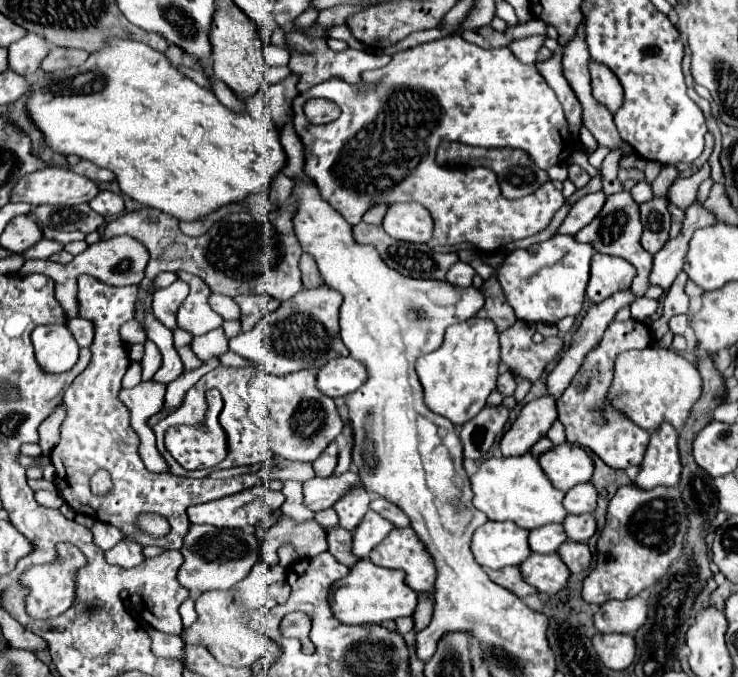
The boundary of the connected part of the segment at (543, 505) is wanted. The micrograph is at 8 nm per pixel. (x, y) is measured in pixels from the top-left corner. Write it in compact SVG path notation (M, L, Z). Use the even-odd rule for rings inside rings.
M529 453L521 457L491 457L483 461L475 475L469 477L473 505L491 521L513 521L519 527L535 529L547 523L563 523L567 511L561 507L563 491L555 489L541 471L537 459Z

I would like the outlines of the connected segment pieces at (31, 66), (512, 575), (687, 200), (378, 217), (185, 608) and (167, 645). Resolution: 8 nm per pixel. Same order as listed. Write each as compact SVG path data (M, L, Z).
M27 33L9 47L9 69L21 77L31 77L39 69L39 63L49 53L49 49L51 47L43 37Z
M505 567L505 569L501 569L501 571L493 571L493 569L485 569L485 571L487 571L487 575L489 575L497 585L509 589L509 591L515 593L519 599L523 599L523 597L527 597L527 595L533 595L533 593L537 591L535 587L531 587L529 583L523 581L523 577L521 577L521 573L519 573L517 567Z
M703 163L697 171L691 173L691 177L679 177L671 189L669 189L669 201L675 203L677 207L685 209L689 207L693 201L695 201L695 193L697 193L697 187L711 177L711 167L709 163Z
M377 205L377 207L371 207L365 215L363 215L363 221L367 223L373 223L373 225L379 225L385 217L385 211L387 211L387 205Z
M187 599L187 601L181 605L181 617L183 617L183 625L185 625L185 627L189 627L189 625L197 619L195 599Z
M149 627L147 633L153 639L153 651L157 655L177 657L183 661L183 639L181 639L181 635L165 635L161 631L153 631L153 627Z

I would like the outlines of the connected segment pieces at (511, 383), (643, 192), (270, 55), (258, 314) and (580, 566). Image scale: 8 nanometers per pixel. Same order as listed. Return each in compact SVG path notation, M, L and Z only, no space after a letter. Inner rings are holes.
M505 371L505 373L499 375L497 389L499 389L503 395L513 395L515 387L517 387L517 379L513 379L513 375L509 375L509 371Z
M641 181L641 183L637 183L633 189L631 189L631 197L641 205L641 203L645 203L645 201L649 201L649 199L653 199L653 191L651 191L651 185L647 183L647 181Z
M267 45L263 49L263 55L265 55L265 63L271 67L271 65L287 65L289 61L289 53L287 49L283 47L277 47L277 45Z
M239 295L235 303L241 309L241 331L251 331L259 319L279 307L279 301L269 295Z
M569 541L565 543L565 547L561 547L561 551L557 551L559 557L563 559L563 563L569 567L571 573L581 573L589 567L591 563L591 551L585 543L577 543L577 541Z

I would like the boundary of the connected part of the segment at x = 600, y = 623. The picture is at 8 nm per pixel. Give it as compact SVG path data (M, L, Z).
M643 597L609 601L595 609L593 625L599 633L635 633L647 619L647 601Z

